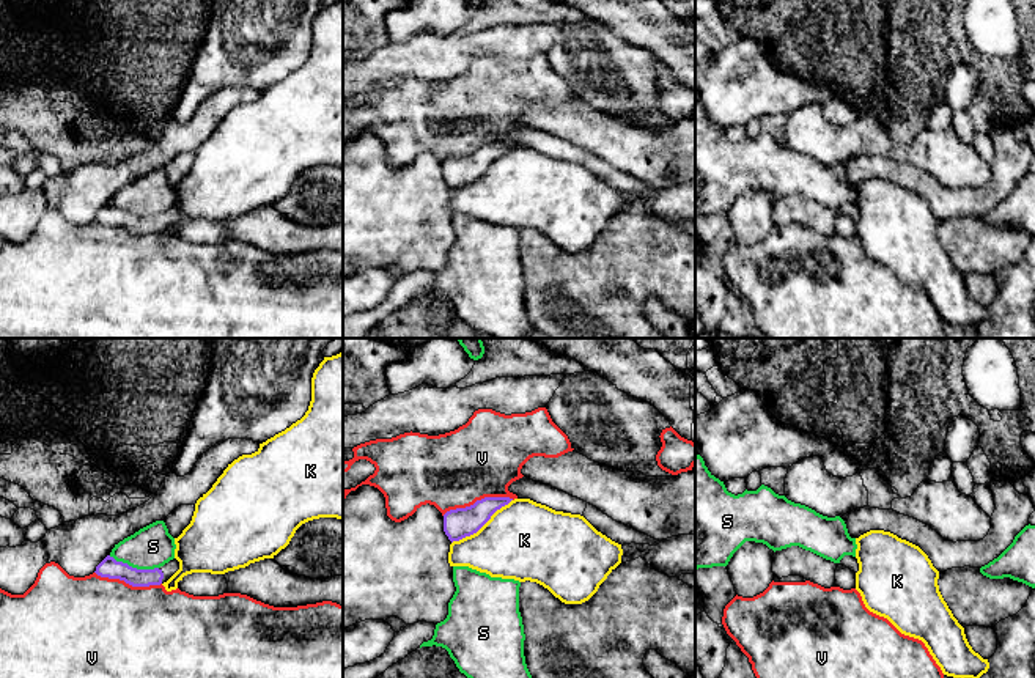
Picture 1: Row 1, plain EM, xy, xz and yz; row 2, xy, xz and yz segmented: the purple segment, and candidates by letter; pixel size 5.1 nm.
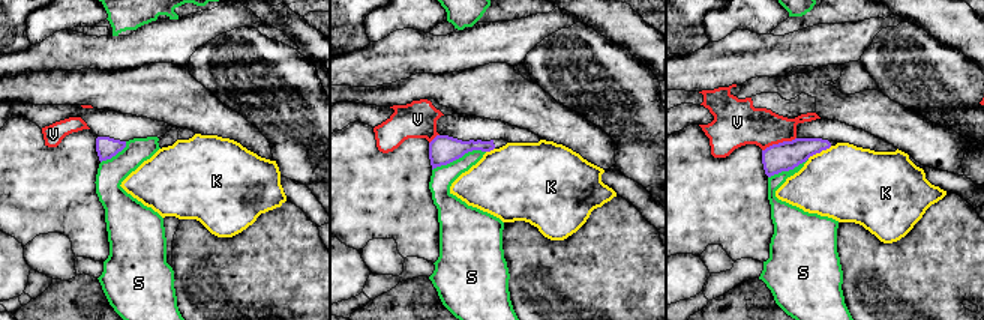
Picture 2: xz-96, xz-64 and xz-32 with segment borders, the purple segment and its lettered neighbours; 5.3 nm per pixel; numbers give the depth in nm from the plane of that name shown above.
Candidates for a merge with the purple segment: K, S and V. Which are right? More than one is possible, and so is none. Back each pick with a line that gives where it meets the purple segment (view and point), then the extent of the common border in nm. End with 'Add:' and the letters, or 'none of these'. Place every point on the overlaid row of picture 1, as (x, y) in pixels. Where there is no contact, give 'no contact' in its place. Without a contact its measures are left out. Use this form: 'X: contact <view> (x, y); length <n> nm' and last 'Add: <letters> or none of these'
Add: none of these

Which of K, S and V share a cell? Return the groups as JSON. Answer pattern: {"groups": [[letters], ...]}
{"groups": [["K"], ["S"], ["V"]]}

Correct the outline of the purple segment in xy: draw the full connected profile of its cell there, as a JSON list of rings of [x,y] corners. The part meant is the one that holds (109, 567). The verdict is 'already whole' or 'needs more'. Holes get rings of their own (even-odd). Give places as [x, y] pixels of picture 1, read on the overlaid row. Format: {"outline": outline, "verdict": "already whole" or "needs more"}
{"outline": [[[107,555],[98,566],[96,574],[109,579],[120,579],[132,587],[149,587],[160,585],[167,582],[179,569],[179,562],[176,558],[170,560],[160,568],[154,569],[137,569],[127,563],[116,562],[113,557]]], "verdict": "needs more"}

